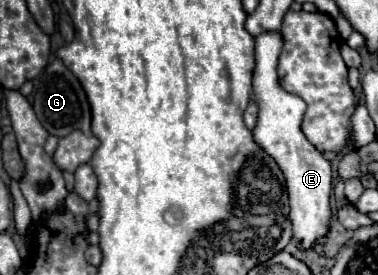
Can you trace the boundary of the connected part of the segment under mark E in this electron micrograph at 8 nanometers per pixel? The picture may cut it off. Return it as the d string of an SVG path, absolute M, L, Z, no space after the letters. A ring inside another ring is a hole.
M266 32L256 36L256 68L254 68L254 94L258 100L258 124L254 128L256 144L276 160L284 178L290 198L290 222L294 232L294 242L302 252L308 252L316 246L320 238L326 238L334 224L334 212L330 206L332 194L332 168L330 162L306 140L300 130L300 122L306 110L304 100L290 92L284 92L278 84L276 64L282 48L280 32Z

